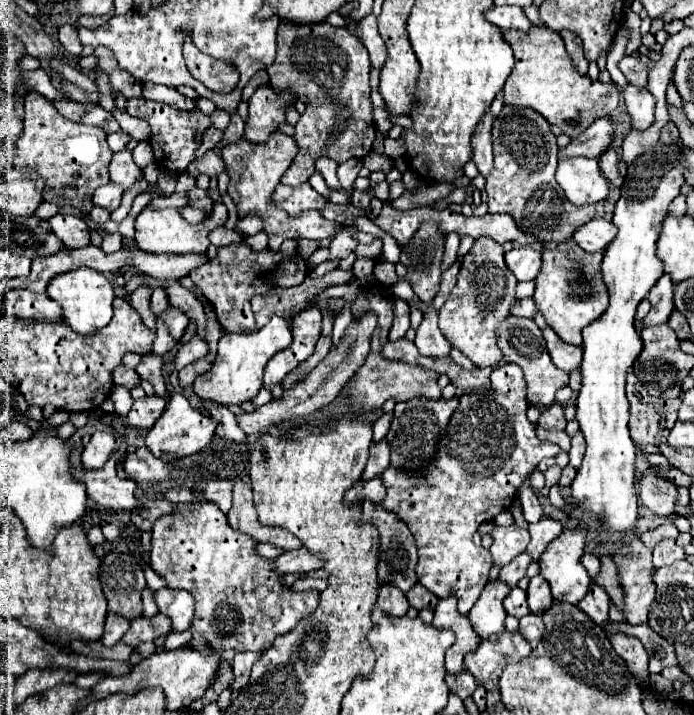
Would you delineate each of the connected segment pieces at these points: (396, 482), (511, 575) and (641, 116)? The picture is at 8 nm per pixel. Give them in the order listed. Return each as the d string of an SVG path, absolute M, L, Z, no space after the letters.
M505 363L495 367L491 373L491 389L479 389L459 397L459 407L453 411L441 437L435 461L415 473L395 467L383 471L387 495L381 505L407 523L417 547L427 547L427 553L419 553L417 581L439 599L455 593L461 615L469 615L493 565L491 553L473 545L473 533L481 523L495 519L511 507L515 491L543 457L555 457L559 453L555 443L541 441L535 435L525 415L525 395L525 377L519 365Z
M521 553L521 555L517 555L511 563L507 563L503 569L501 569L501 575L499 575L499 579L501 581L505 581L507 585L511 585L511 587L515 587L517 583L519 583L519 579L521 577L525 577L525 571L527 571L527 565L531 563L533 559L527 555L527 553Z
M627 85L627 89L623 91L623 97L625 97L627 111L631 115L633 127L637 131L649 129L655 121L655 117L653 117L655 97L647 89L637 89L637 87L631 87L631 85Z

